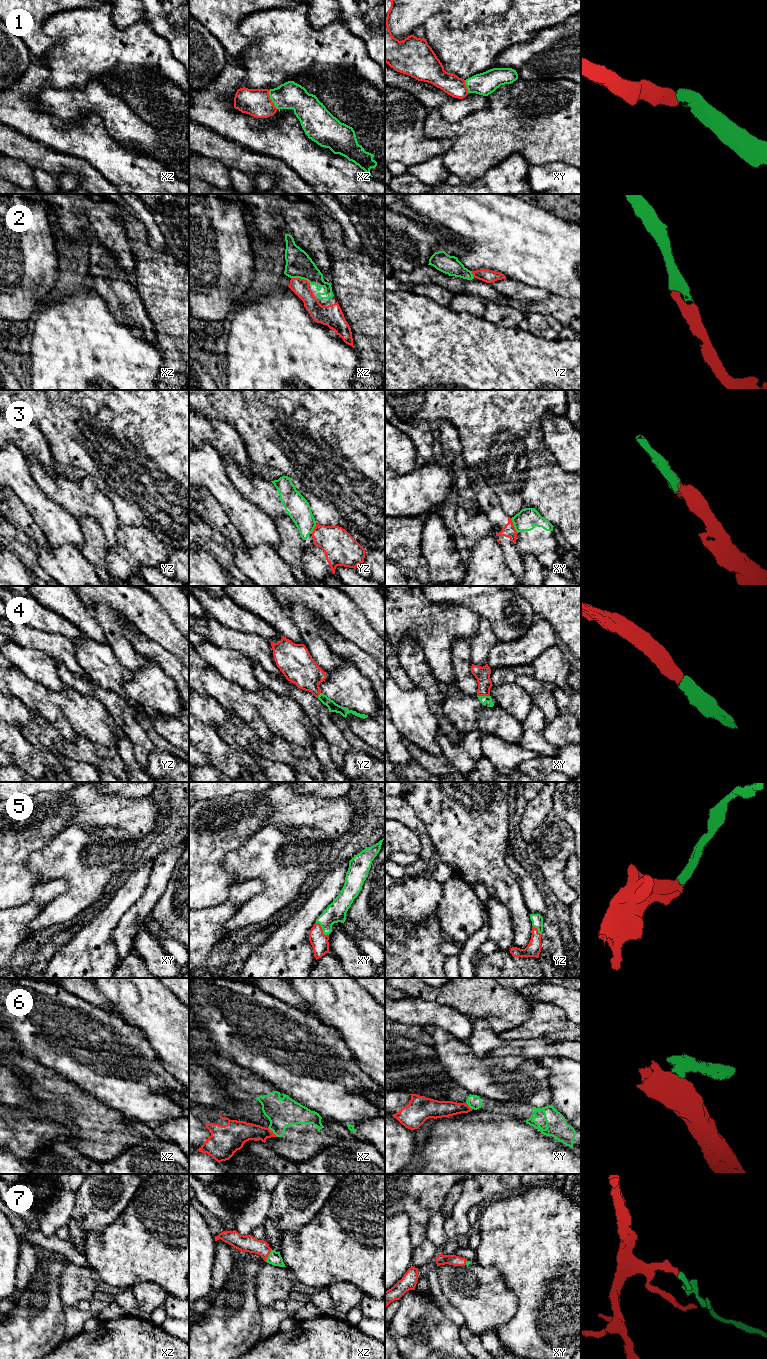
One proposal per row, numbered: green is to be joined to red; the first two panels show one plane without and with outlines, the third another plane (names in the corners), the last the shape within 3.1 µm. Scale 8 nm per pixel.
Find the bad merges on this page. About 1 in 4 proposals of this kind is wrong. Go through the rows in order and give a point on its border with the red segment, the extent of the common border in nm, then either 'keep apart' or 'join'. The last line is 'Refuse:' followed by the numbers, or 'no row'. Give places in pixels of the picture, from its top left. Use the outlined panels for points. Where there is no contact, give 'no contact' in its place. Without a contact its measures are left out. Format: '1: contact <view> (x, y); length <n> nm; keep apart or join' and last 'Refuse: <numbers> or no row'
1: contact xz (270, 99); length 170 nm; join
2: contact xz (301, 279); length 170 nm; join
3: contact xy (513, 526); length 140 nm; keep apart
4: contact xy (483, 695); length 100 nm; join
5: contact xy (322, 929); length 160 nm; join
6: contact xz (272, 1132); length 110 nm; keep apart
7: contact xz (268, 1254); length 120 nm; join
Refuse: 3, 6

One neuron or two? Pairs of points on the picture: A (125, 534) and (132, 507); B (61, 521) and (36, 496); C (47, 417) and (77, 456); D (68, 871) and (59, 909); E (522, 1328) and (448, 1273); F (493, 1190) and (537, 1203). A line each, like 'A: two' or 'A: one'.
A: two
B: one
C: one
D: one
E: two
F: two

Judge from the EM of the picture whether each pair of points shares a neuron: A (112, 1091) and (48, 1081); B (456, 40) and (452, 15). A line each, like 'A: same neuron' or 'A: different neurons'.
A: different neurons
B: different neurons

